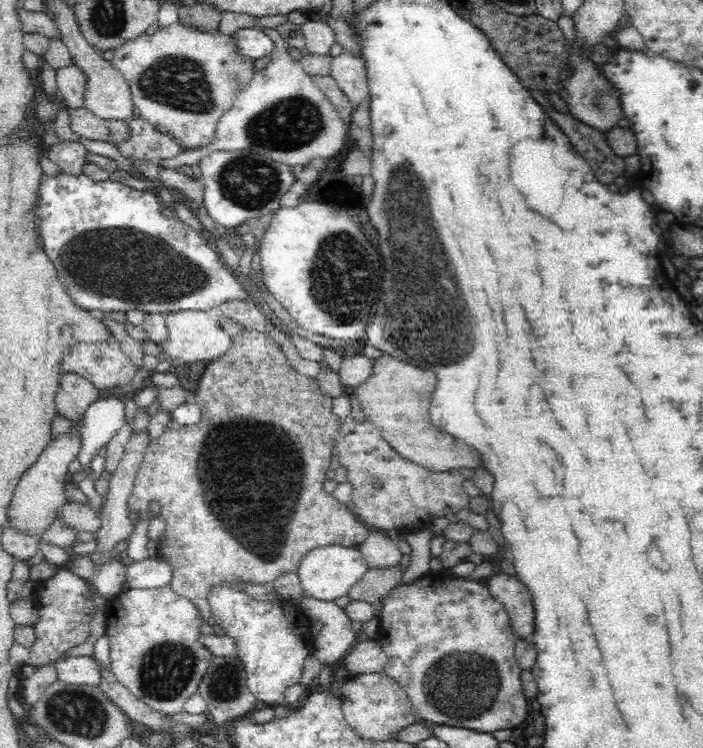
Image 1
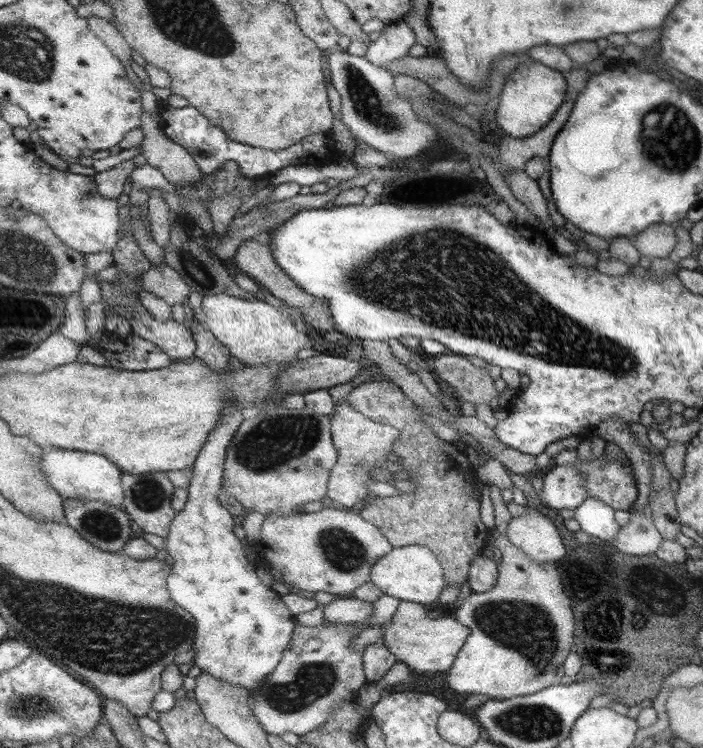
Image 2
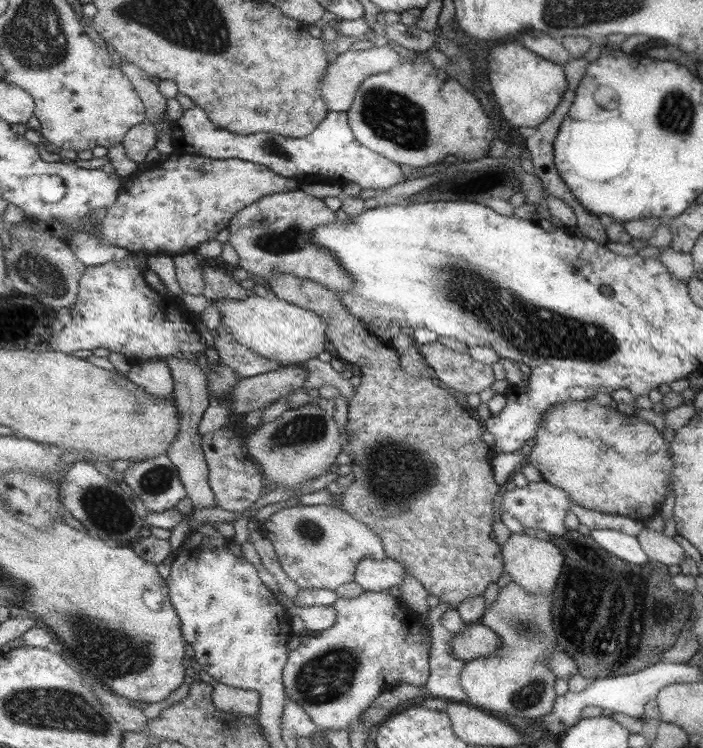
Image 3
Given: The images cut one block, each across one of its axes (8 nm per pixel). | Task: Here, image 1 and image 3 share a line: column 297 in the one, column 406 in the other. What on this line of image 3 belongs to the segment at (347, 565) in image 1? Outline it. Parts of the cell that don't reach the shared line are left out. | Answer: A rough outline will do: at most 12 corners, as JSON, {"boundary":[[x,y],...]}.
{"boundary":[[390,556],[365,558],[355,582],[364,591],[399,588],[406,568]]}

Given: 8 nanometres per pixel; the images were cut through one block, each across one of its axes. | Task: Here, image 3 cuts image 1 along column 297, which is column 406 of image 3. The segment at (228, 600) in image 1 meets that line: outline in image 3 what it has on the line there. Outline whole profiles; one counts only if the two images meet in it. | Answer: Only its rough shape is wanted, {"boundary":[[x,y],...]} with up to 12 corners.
{"boundary":[[388,591],[338,598],[284,690],[319,730],[396,684],[425,686],[431,637]]}

